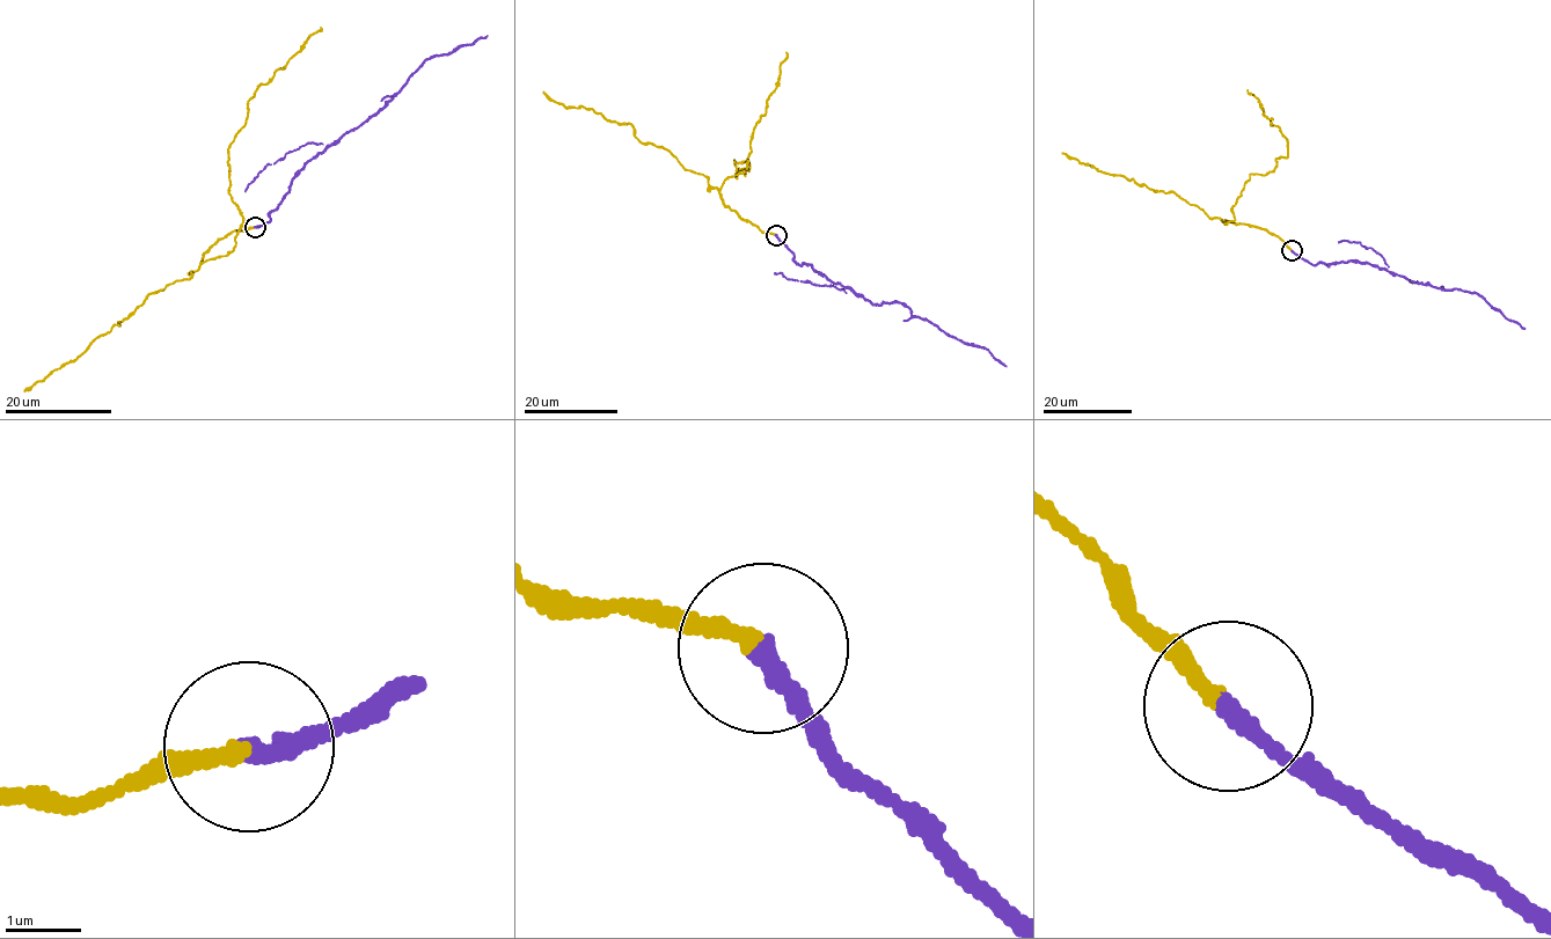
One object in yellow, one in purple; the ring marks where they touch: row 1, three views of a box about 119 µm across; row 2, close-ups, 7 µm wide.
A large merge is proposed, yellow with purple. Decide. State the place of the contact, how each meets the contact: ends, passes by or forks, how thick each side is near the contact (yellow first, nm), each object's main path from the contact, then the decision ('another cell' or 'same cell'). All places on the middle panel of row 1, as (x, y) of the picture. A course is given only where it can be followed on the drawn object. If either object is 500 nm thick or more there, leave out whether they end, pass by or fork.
place (776, 235); yellow ends; purple ends; calibres 200 and 260 nm; course yellow (776, 235), (719, 192), (745, 175), (748, 160), (733, 160), (737, 177), (750, 170), (785, 52); course purple (776, 235), (799, 265), (812, 265), (873, 303), (899, 302), (951, 336), (985, 347), (1007, 366); same cell

